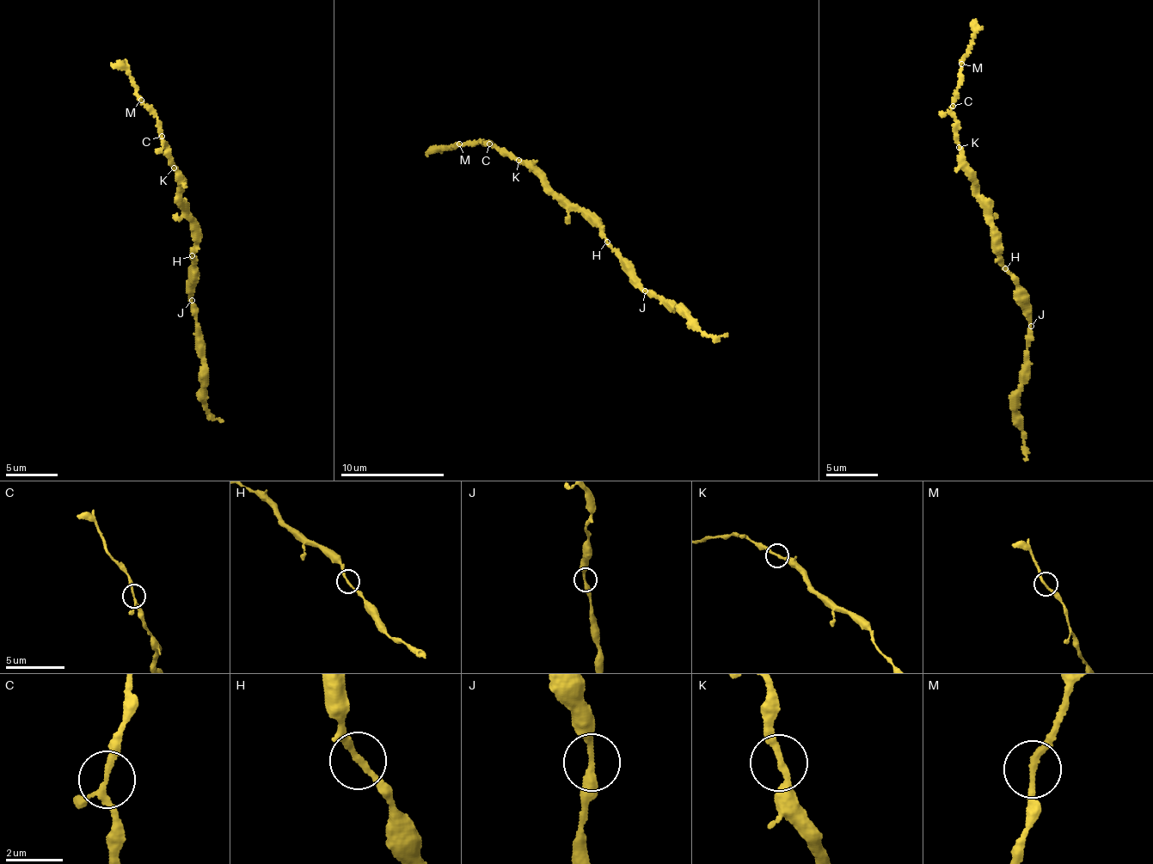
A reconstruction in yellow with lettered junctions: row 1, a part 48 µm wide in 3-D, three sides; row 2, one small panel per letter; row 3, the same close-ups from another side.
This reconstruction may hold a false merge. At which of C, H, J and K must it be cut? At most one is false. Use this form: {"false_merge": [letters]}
{"false_merge": []}

